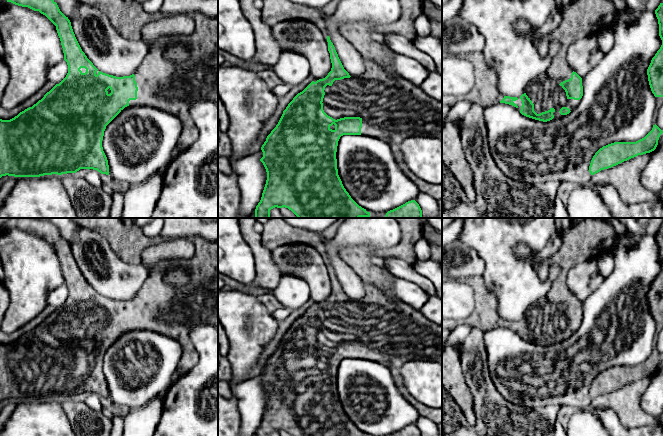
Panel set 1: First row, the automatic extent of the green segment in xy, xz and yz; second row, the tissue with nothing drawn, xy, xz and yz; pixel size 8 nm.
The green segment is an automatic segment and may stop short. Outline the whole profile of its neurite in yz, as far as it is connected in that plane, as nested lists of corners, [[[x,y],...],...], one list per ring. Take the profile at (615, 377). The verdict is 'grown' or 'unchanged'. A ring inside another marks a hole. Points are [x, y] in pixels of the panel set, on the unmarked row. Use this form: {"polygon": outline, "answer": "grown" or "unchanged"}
{"polygon": [[[655,348],[652,354],[636,366],[614,366],[600,372],[593,380],[589,396],[594,399],[624,385],[654,375],[663,355]]], "answer": "unchanged"}

